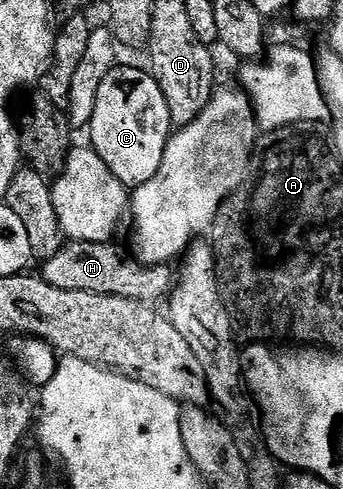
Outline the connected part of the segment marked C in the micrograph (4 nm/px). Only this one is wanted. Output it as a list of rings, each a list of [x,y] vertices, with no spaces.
[[[112,68],[102,79],[98,88],[97,102],[94,105],[94,113],[90,124],[92,131],[91,148],[106,163],[106,167],[116,176],[125,187],[145,185],[154,175],[158,175],[158,167],[162,167],[164,152],[174,132],[170,107],[167,99],[162,95],[160,84],[151,72],[143,73],[140,69]]]

